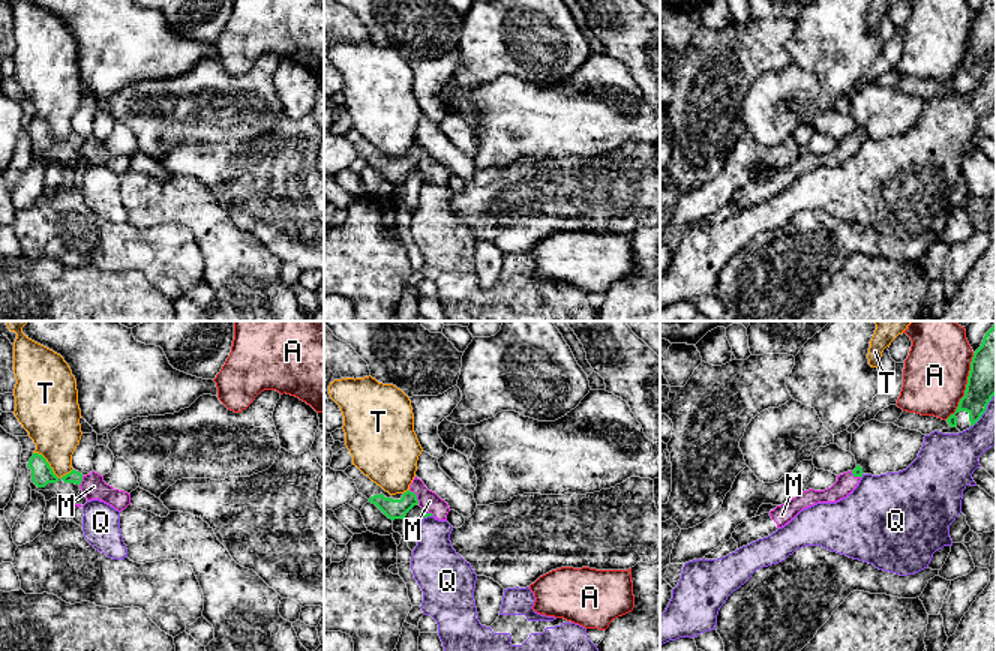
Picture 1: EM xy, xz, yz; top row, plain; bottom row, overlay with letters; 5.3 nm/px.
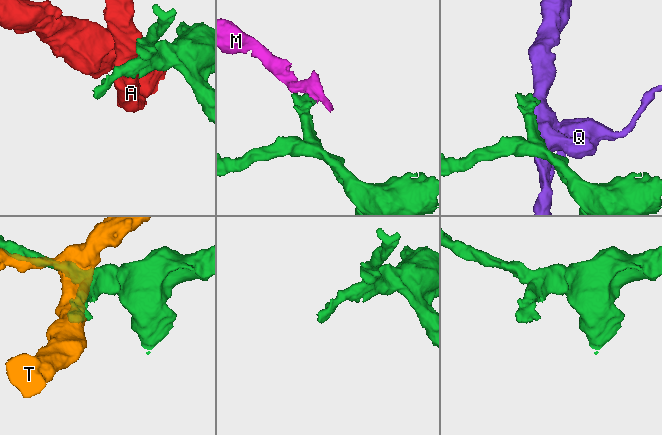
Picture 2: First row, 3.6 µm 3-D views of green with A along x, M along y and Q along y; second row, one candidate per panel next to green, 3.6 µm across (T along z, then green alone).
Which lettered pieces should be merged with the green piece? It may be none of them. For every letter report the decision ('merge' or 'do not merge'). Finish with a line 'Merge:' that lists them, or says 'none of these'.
A: do not merge
M: merge
Q: do not merge
T: do not merge
Merge: M

